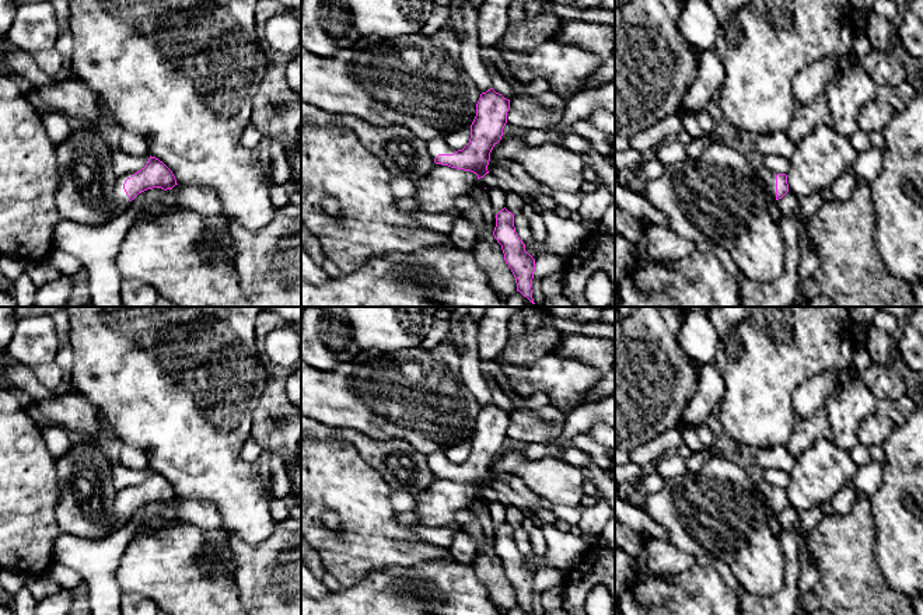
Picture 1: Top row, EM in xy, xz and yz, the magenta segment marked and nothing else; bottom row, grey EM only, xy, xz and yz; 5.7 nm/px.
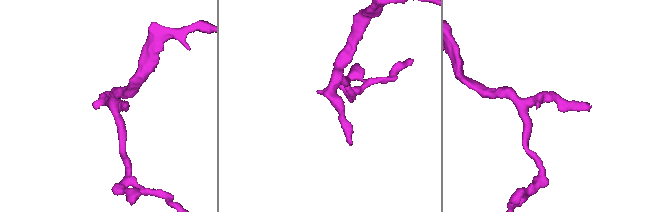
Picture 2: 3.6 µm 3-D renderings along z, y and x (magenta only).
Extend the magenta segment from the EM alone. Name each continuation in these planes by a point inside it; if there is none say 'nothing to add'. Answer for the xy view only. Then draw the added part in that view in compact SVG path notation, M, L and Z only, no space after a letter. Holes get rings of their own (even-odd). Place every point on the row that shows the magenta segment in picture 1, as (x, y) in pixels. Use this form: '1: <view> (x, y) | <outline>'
1: xy (119, 201) | M127 172L116 178L115 186L113 186L113 196L111 199L111 205L113 207L113 219L123 213L127 206L130 205L129 196L126 195L123 189L123 184L127 178L130 178L134 172Z

